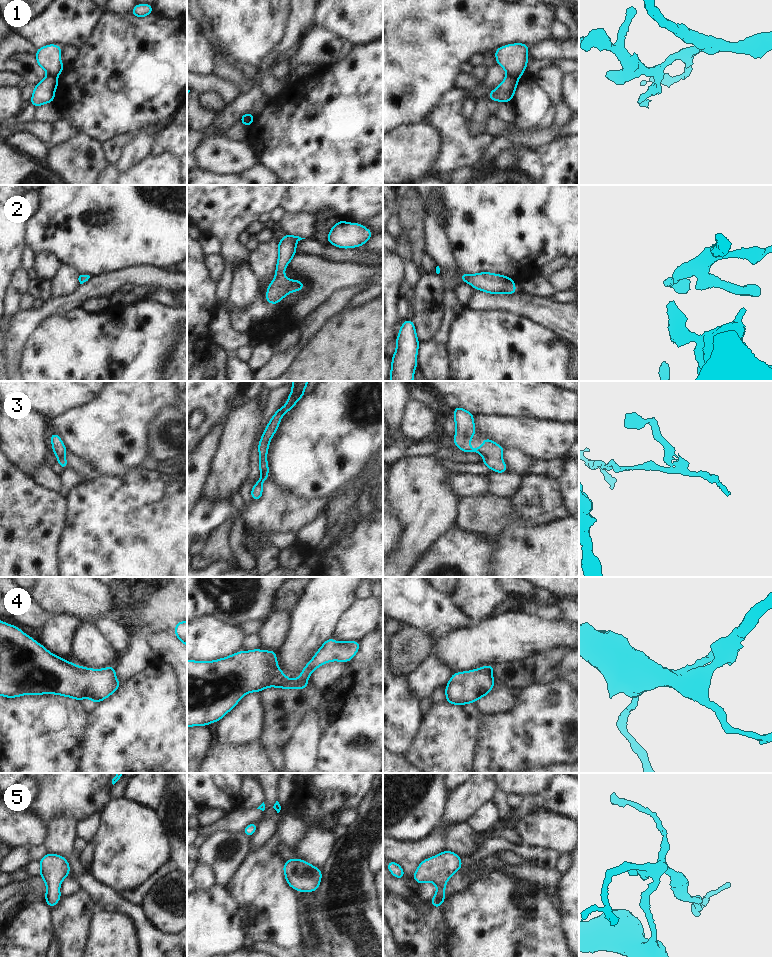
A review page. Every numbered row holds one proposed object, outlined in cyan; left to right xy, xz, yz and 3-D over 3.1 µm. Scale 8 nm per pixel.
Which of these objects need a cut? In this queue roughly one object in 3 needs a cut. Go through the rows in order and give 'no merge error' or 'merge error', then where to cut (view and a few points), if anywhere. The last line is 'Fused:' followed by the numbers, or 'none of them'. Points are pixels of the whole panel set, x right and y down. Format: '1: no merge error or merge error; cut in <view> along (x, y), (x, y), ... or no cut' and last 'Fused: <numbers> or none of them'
1: merge error; cut in yz along (508, 75), (517, 80)
2: no merge error; no cut
3: no merge error; no cut
4: merge error; cut in xz along (286, 678), (278, 675), (270, 685)
5: no merge error; no cut
Fused: 1, 4

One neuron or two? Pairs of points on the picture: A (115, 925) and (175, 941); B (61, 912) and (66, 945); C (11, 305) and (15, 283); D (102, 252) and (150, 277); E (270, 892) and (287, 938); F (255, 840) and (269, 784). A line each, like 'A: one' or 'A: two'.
A: two
B: one
C: one
D: two
E: one
F: one

